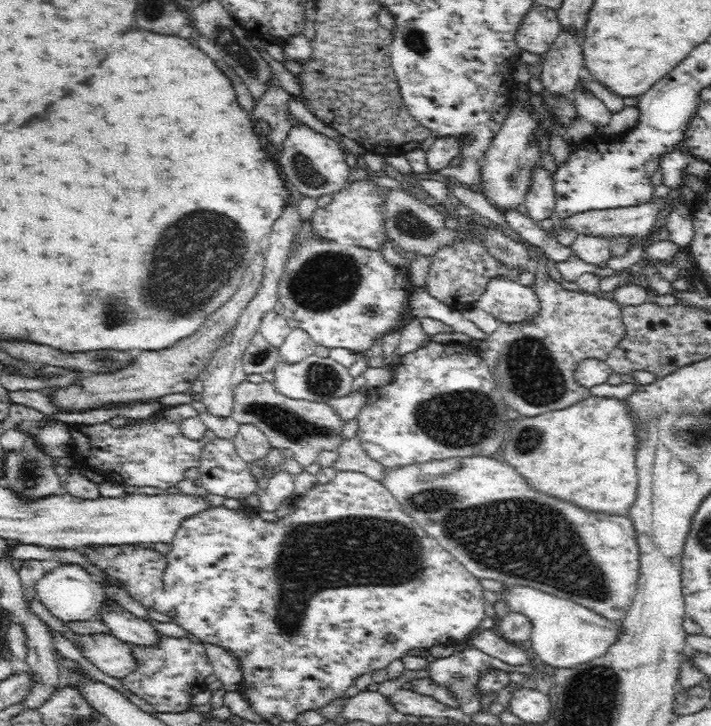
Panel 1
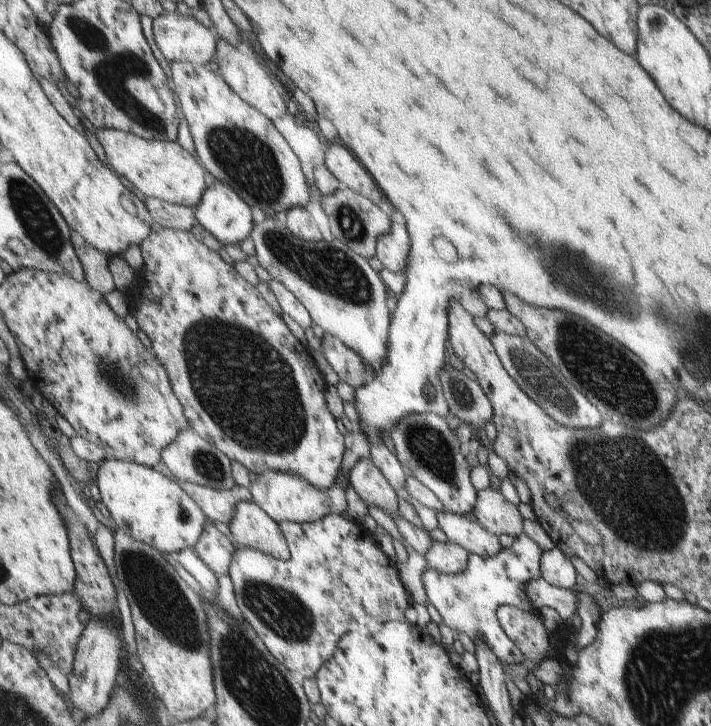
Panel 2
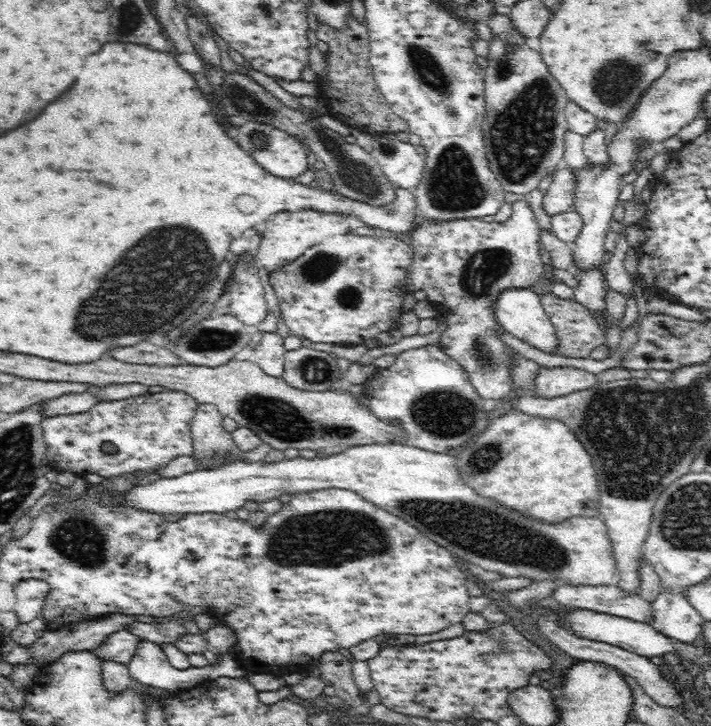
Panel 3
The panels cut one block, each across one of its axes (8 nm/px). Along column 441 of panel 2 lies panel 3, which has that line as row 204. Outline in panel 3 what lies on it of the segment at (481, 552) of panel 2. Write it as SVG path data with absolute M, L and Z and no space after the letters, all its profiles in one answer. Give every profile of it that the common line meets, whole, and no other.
M523 197L511 206L513 214L504 222L490 224L476 218L456 219L446 223L424 222L412 230L407 238L414 255L410 267L409 290L424 290L426 299L438 311L438 321L447 326L440 336L440 350L463 368L466 379L478 395L494 400L503 400L510 394L513 383L510 364L515 356L515 352L498 337L501 326L494 315L494 302L502 292L510 288L529 289L536 284L543 276L544 266L540 259L540 226L536 215Z

